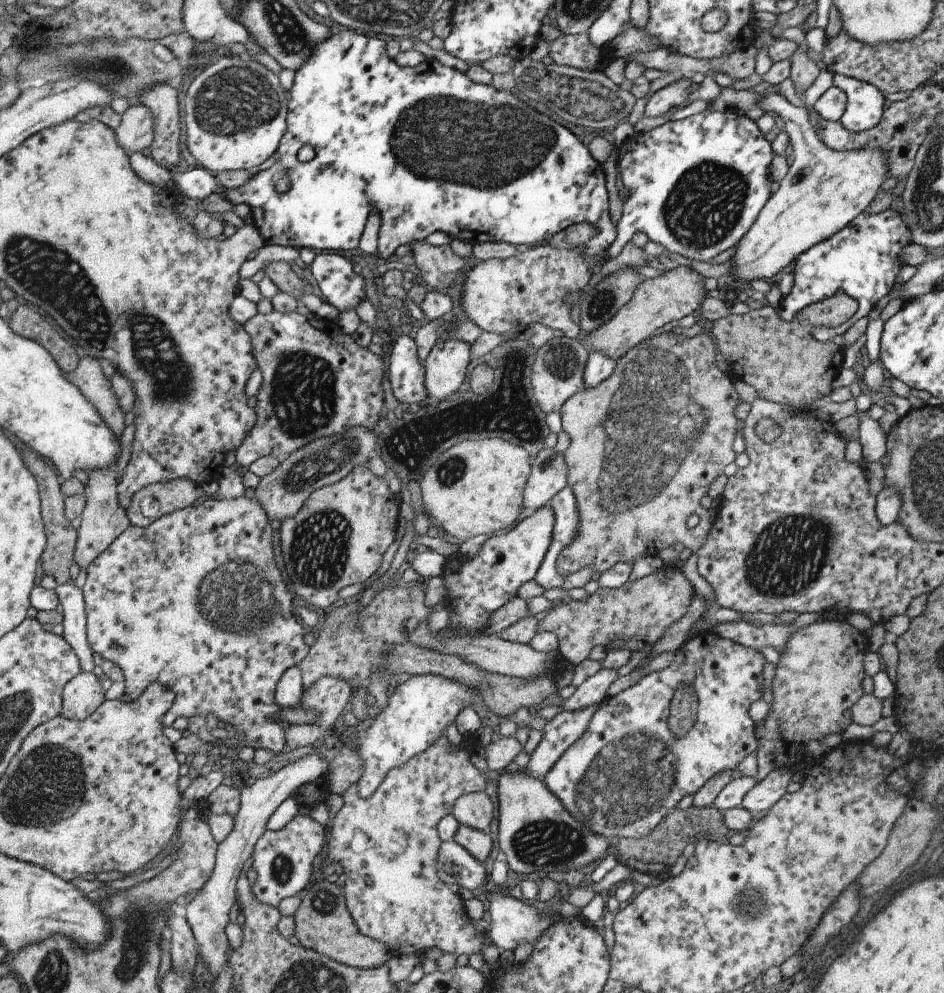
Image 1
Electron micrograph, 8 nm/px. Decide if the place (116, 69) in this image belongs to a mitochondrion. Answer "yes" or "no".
yes

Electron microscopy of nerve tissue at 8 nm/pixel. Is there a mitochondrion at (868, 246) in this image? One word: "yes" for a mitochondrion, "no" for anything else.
no

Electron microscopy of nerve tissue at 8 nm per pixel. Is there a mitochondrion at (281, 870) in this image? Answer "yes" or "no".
yes

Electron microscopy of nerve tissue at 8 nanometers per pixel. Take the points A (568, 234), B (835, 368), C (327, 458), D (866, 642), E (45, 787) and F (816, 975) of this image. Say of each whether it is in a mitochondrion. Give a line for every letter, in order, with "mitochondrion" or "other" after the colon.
A: other
B: other
C: mitochondrion
D: other
E: mitochondrion
F: other

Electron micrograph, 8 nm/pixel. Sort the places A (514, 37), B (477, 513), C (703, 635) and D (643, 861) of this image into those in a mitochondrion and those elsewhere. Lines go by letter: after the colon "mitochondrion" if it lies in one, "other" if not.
A: other
B: other
C: other
D: other

